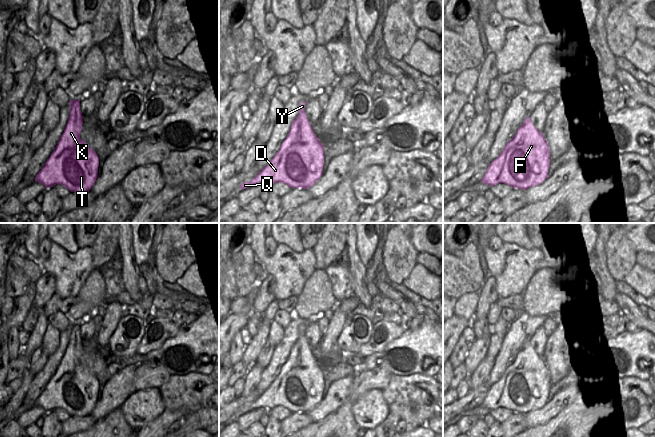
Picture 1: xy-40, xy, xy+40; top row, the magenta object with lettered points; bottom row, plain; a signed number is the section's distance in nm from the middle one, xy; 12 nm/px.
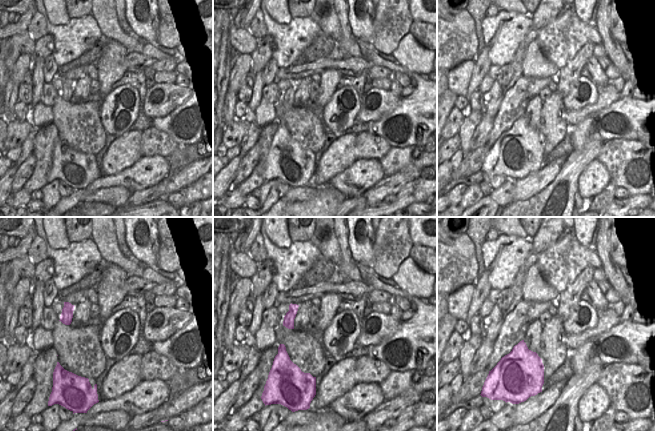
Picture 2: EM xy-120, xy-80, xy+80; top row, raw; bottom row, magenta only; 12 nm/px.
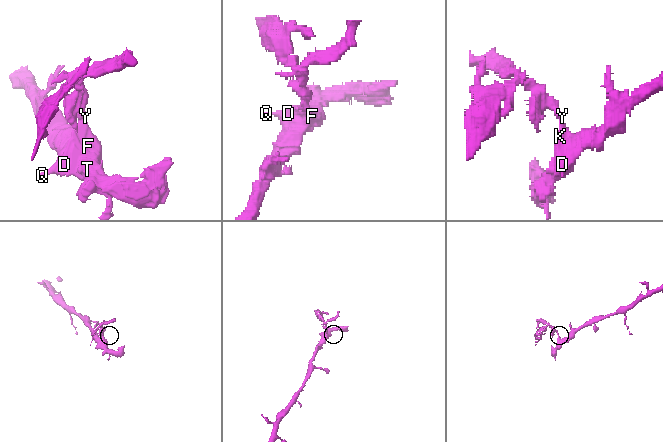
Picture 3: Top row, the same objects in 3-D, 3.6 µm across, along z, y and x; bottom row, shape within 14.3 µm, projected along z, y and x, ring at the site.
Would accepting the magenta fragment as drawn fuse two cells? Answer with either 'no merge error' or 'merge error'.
merge error

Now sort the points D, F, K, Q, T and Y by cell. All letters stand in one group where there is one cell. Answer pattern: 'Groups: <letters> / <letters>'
Groups: D F K Q T / Y

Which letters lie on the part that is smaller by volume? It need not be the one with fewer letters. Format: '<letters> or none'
Y

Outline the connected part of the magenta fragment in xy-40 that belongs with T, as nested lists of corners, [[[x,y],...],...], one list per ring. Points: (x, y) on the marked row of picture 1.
[[[70,115],[68,122],[53,153],[47,159],[35,181],[46,188],[61,184],[71,192],[89,192],[98,177],[99,156],[80,138],[82,124],[76,123],[76,116]]]

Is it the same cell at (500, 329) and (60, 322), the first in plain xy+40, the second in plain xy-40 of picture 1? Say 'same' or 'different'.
different

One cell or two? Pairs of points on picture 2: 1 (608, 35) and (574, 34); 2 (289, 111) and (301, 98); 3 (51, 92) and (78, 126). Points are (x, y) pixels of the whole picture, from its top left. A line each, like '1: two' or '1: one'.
1: two
2: two
3: two

